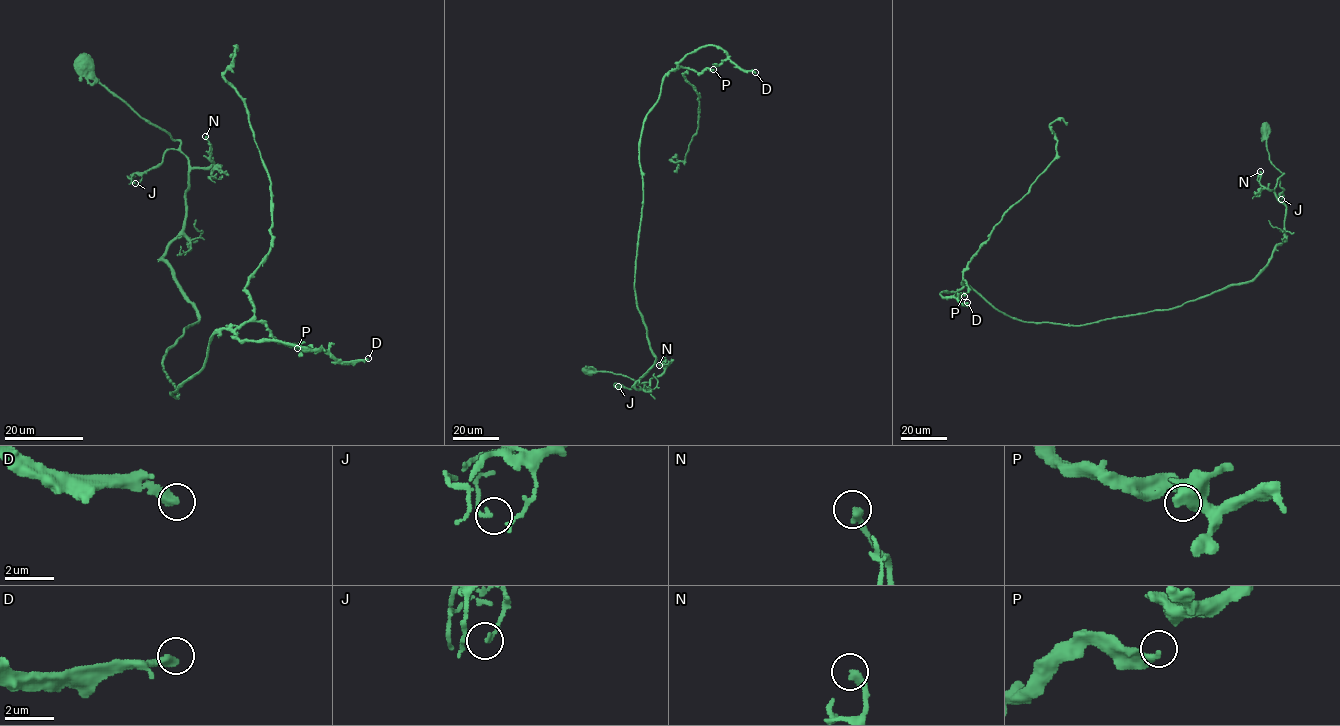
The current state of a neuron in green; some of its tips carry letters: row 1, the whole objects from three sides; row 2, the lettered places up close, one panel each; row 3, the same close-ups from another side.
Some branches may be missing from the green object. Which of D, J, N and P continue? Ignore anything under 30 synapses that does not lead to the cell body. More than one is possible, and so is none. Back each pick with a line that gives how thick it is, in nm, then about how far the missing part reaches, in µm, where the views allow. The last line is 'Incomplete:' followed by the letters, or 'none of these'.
D: Thickness 400 nm. Missing length about 70 µm
Incomplete: D

